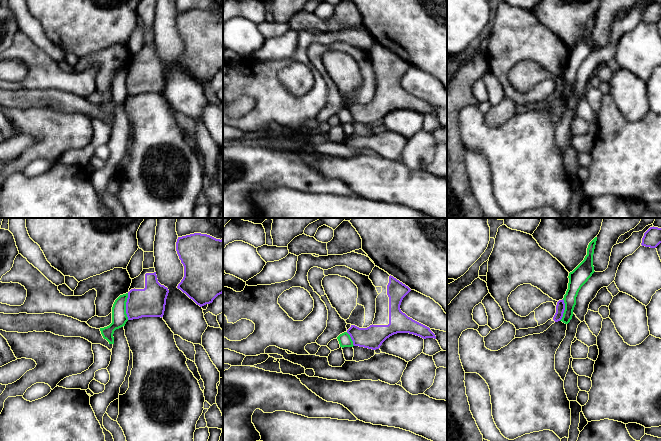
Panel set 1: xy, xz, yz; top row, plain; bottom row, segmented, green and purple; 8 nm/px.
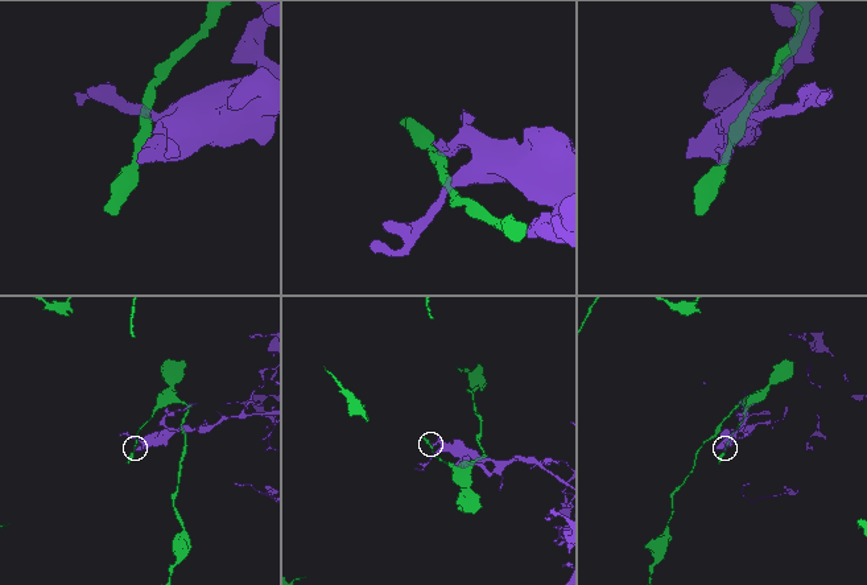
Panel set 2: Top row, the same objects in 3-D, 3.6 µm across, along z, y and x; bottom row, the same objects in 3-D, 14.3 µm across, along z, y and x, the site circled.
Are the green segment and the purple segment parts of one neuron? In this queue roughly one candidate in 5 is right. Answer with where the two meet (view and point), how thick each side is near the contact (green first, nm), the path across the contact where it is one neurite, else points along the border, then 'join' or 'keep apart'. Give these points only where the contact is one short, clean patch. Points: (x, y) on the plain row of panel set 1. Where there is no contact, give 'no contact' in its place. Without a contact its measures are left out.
xy (125, 82) | 130/240 nm | along xy (128, 69), (126, 77), (127, 95) | keep apart

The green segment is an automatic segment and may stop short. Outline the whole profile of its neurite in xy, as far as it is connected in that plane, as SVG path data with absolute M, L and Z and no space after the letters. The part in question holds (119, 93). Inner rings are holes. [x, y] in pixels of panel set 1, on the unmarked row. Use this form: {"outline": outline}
{"outline": "M128 69L120 71L114 78L112 83L112 99L104 104L100 104L101 110L109 120L114 120L114 107L125 102L128 97L126 90L126 78Z"}

